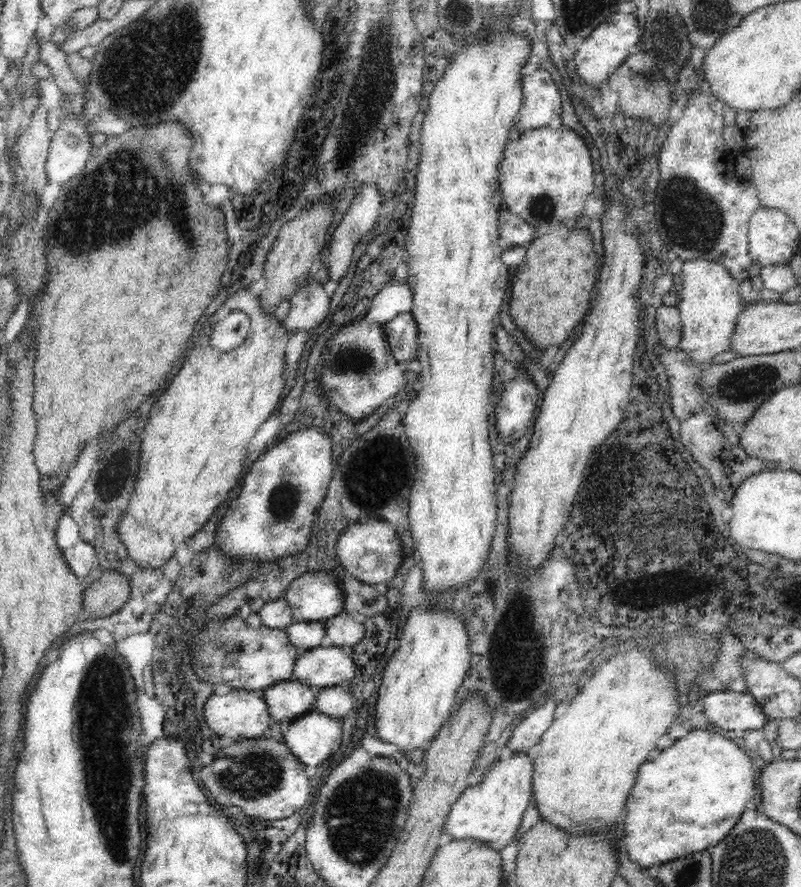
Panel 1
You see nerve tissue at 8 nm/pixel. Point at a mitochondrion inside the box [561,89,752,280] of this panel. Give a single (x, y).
(695, 219)

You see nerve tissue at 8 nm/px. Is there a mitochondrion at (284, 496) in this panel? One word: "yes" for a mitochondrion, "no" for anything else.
yes

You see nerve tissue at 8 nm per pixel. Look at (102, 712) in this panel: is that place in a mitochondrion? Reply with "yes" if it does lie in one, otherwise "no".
yes

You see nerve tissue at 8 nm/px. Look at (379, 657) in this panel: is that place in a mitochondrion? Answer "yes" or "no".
no

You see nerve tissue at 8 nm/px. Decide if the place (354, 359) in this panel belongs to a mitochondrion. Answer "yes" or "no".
yes

